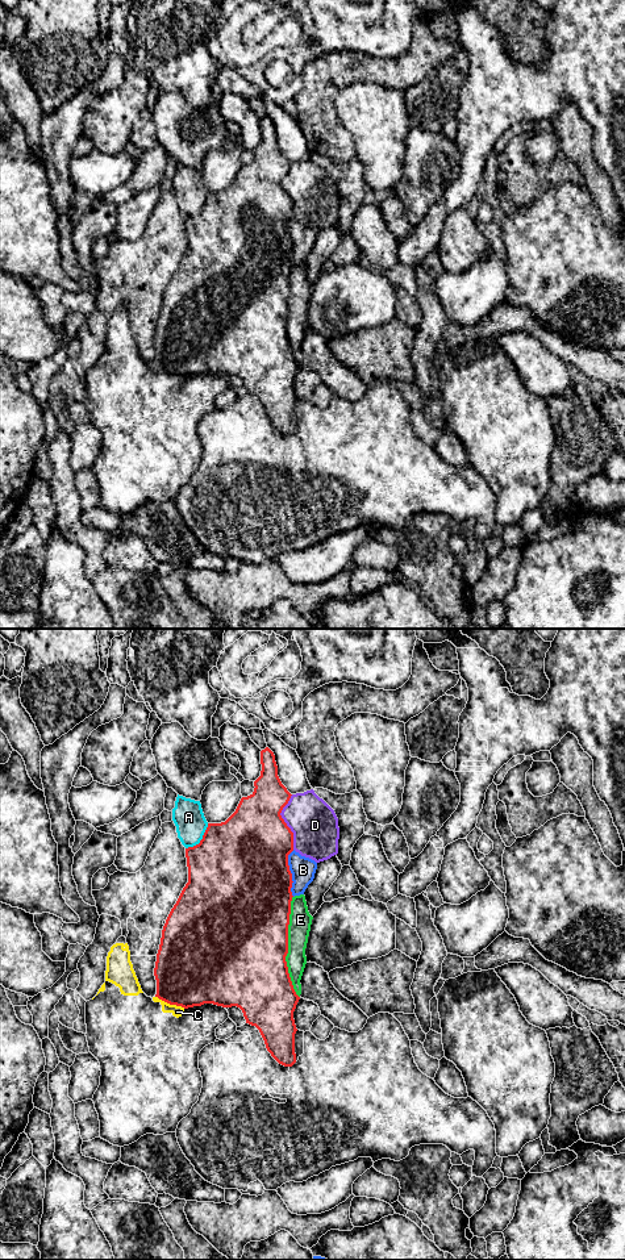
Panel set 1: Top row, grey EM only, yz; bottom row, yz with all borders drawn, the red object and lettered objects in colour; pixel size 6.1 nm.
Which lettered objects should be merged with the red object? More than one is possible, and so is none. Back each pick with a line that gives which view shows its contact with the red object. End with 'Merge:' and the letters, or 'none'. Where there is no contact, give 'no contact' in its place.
Merge: none

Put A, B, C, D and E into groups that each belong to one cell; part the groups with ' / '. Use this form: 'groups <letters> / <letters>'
groups A / B / C / D / E

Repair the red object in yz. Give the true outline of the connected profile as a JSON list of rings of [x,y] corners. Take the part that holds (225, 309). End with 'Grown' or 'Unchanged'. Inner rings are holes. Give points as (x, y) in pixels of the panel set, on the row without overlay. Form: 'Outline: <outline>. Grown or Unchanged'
Outline: [[[261,120],[261,145],[254,160],[242,166],[236,180],[221,192],[208,192],[199,213],[186,217],[188,251],[171,278],[162,299],[154,337],[159,368],[184,377],[213,372],[237,375],[246,392],[255,395],[271,425],[284,435],[296,431],[293,380],[300,366],[296,363],[286,330],[288,322],[288,293],[292,270],[292,242],[288,224],[293,220],[293,201],[280,182],[291,162],[278,145],[274,121]]]. Unchanged

